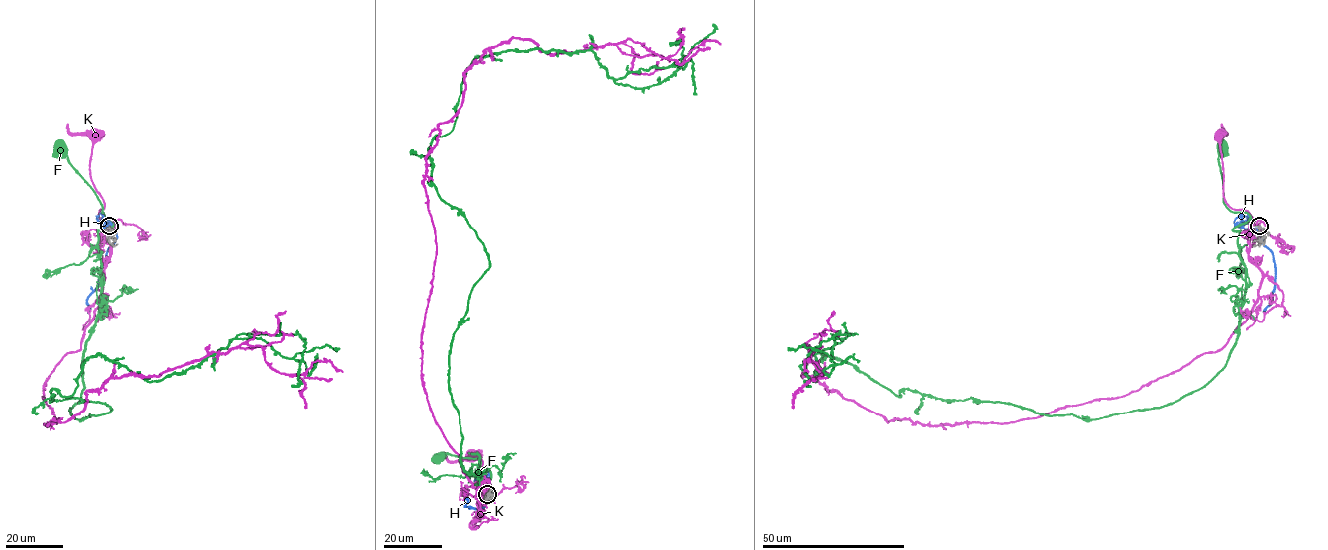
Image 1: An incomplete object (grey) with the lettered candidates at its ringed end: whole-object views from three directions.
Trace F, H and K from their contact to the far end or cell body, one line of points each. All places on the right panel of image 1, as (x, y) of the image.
F: (1259, 225), (1253, 225), (1247, 213), (1232, 212), (1224, 203), (1219, 161), (1221, 146)
H: (1257, 228), (1262, 243), (1272, 254), (1275, 269), (1272, 302), (1264, 313)
K: (1255, 229), (1251, 229), (1249, 226), (1254, 222), (1252, 216), (1246, 211), (1232, 208), (1224, 199), (1219, 135)

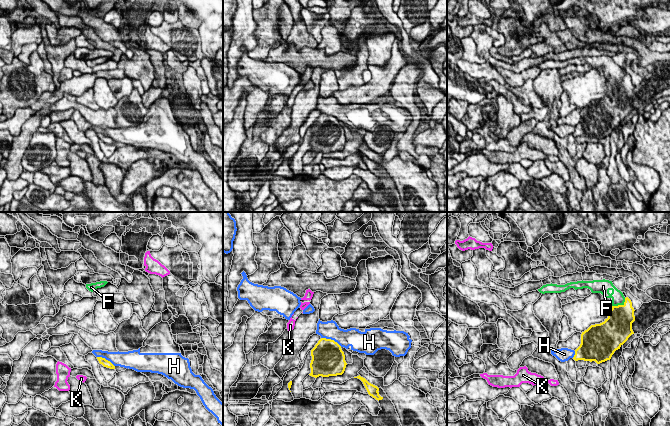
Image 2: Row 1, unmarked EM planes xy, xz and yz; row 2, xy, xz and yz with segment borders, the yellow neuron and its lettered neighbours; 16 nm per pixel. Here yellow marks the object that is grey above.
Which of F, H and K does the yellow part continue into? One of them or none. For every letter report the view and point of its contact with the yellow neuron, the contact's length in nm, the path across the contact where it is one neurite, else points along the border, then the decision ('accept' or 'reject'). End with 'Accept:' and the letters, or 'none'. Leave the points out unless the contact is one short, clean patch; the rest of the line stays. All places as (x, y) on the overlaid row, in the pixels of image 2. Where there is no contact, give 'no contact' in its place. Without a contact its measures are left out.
F: meets yellow in yz at (620, 305); contact 260 nm long; accept
H: meets yellow in xz at (330, 339); contact 360 nm long; reject
K: no contact; reject
Accept: F

